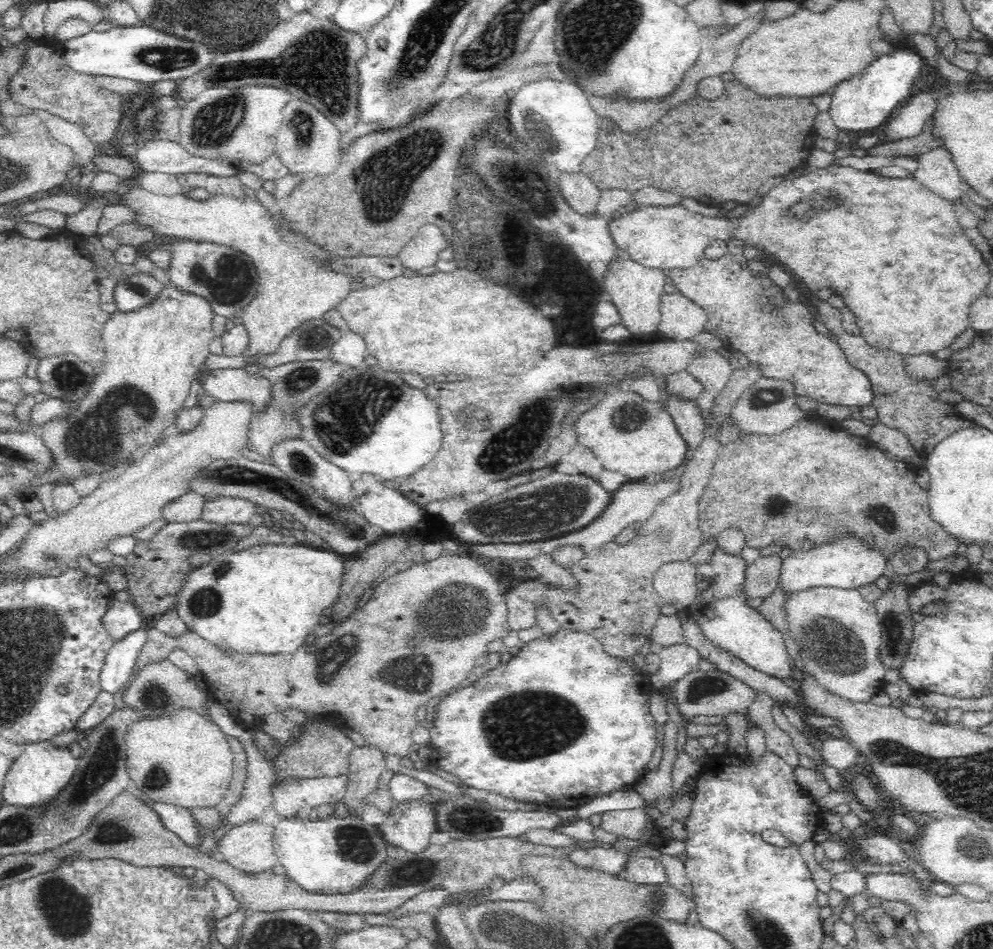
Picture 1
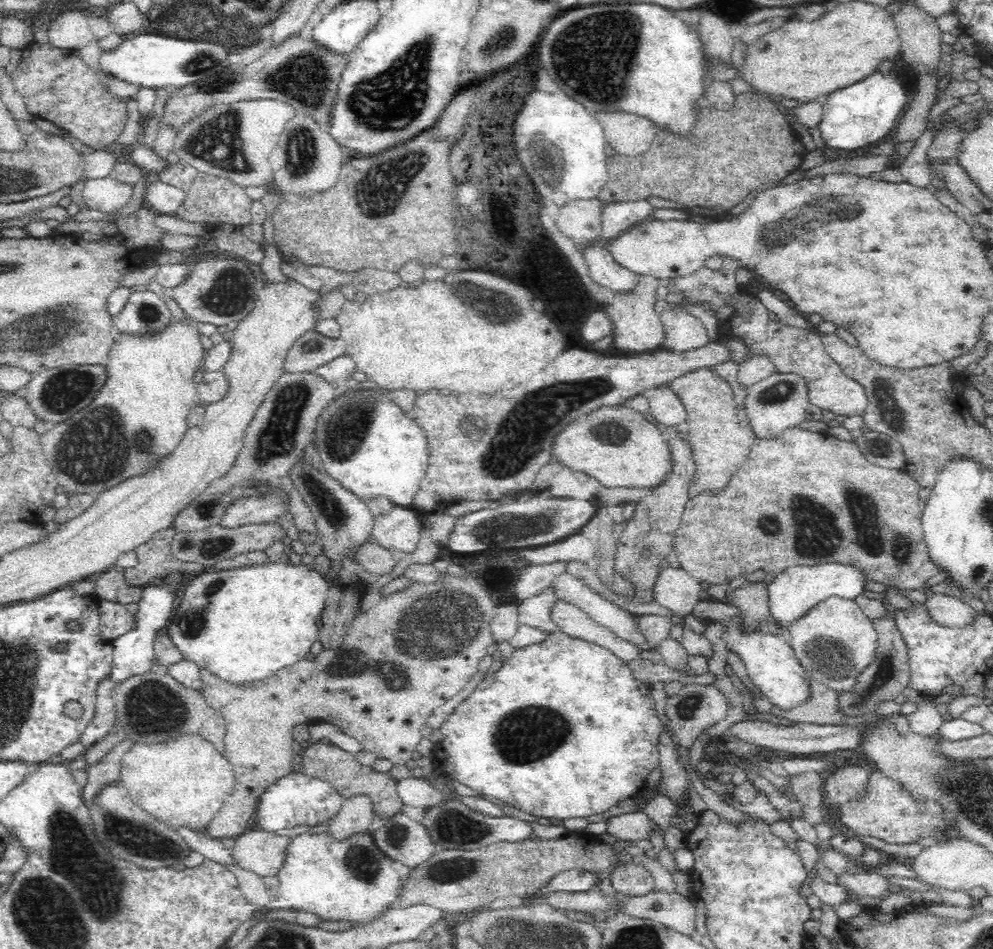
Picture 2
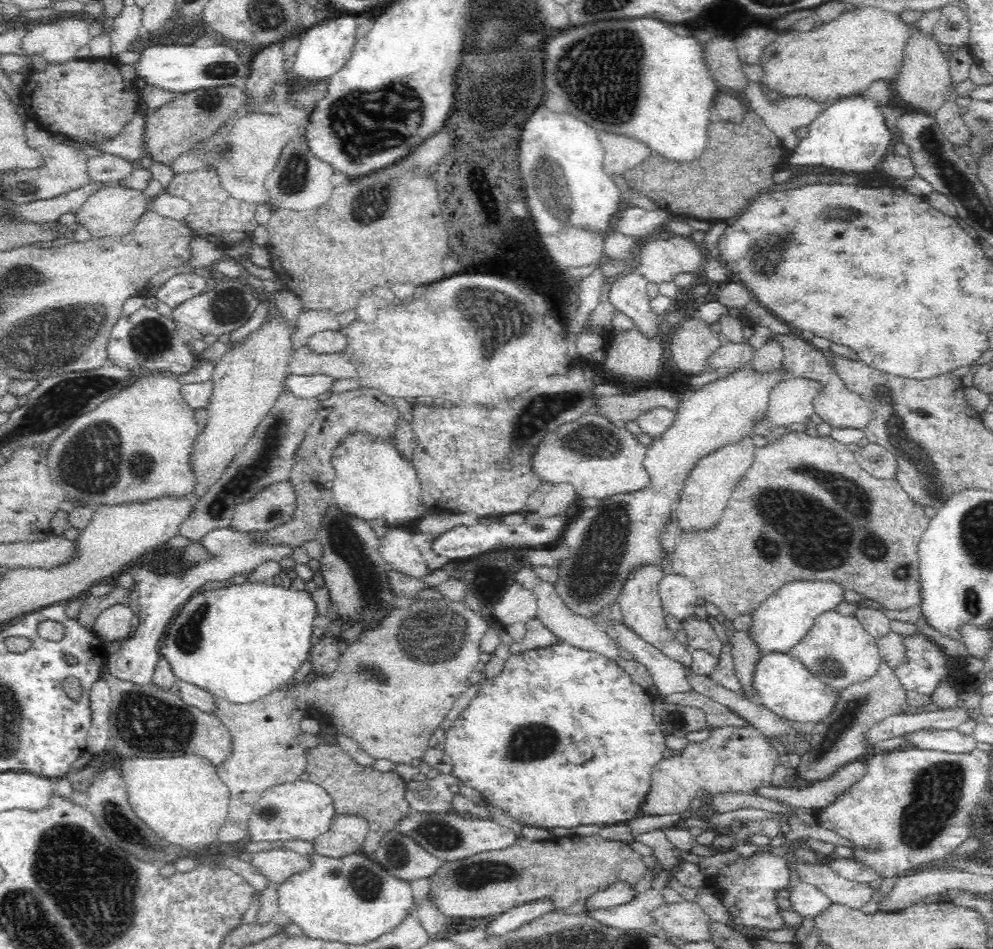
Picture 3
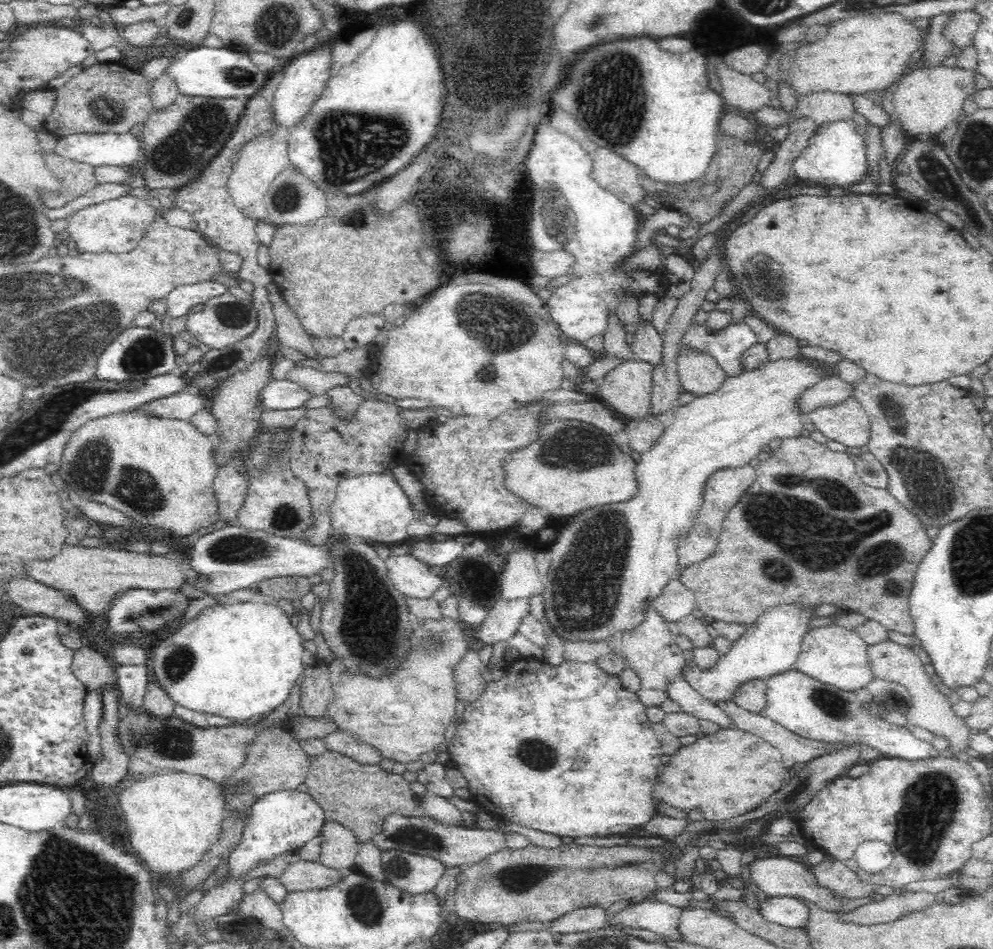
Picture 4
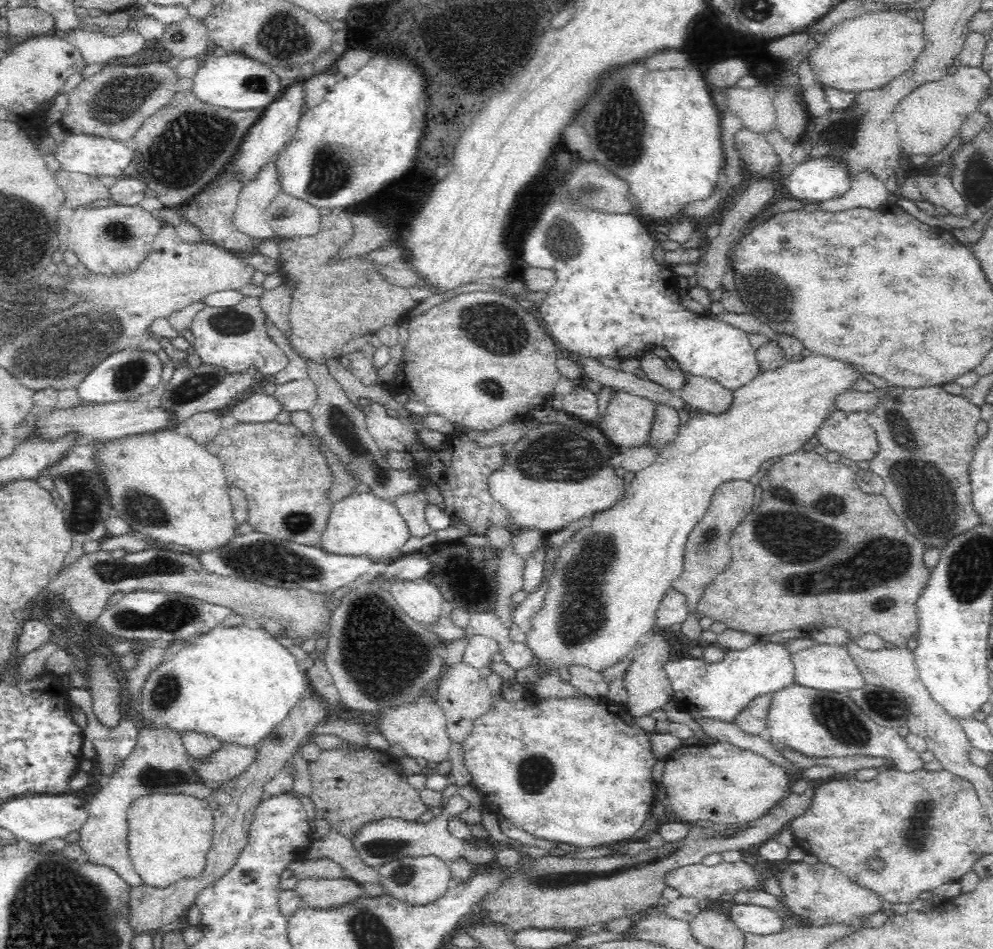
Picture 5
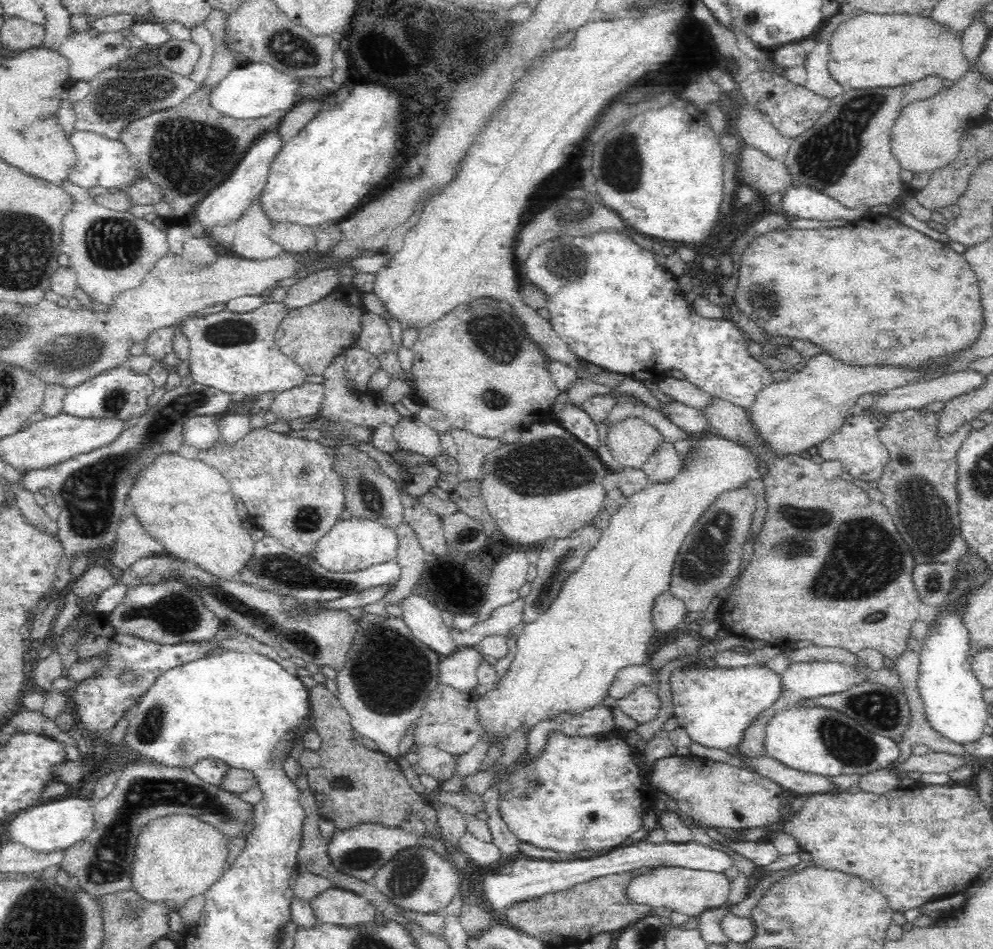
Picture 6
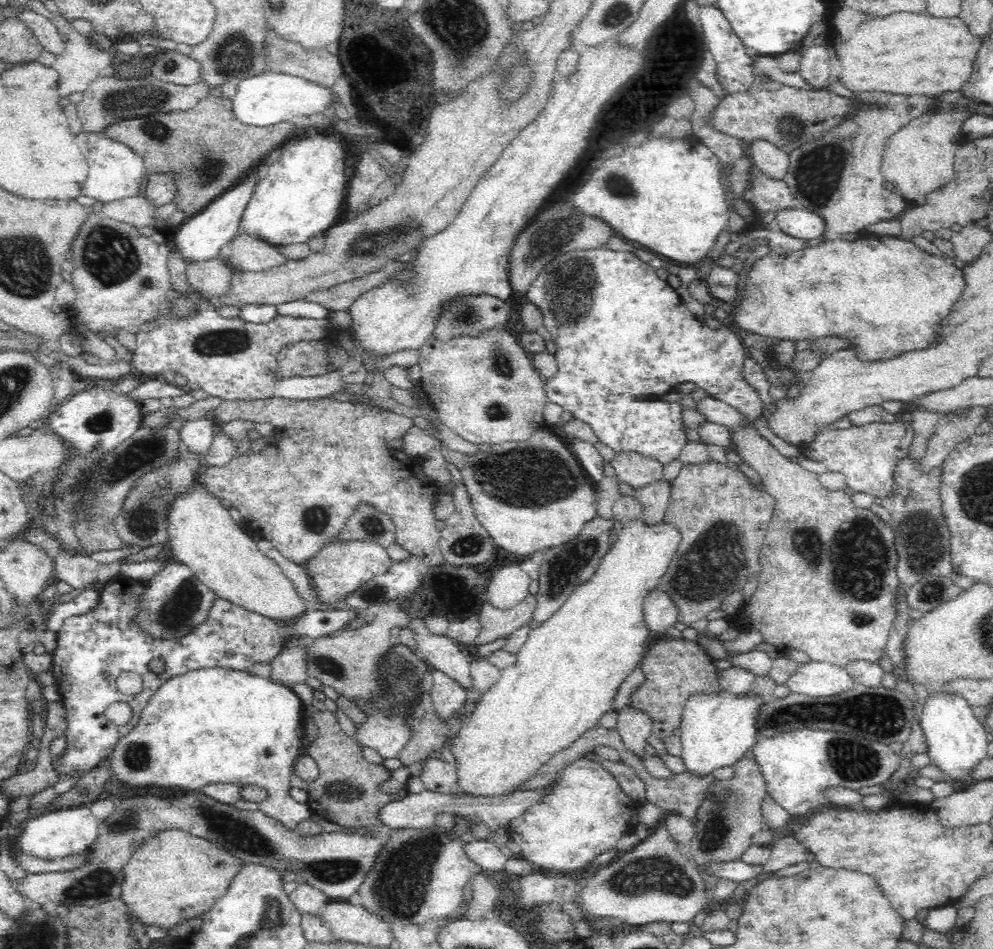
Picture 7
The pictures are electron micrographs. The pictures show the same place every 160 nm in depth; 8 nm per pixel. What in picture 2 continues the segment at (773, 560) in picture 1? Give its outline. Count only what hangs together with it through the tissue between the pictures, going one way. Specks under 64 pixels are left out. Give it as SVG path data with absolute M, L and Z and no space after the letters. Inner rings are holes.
M764 578L758 582L745 581L740 588L732 590L730 596L723 596L722 602L730 606L736 606L740 610L740 619L744 629L751 631L758 629L757 622L770 617L770 597L768 597L768 586L764 584Z

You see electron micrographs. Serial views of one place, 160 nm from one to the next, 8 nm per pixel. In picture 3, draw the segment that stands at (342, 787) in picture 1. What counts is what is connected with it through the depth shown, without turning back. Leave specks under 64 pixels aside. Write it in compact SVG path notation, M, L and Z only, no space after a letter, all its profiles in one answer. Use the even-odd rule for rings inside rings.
M295 780L294 782L272 785L262 793L262 799L254 806L250 814L247 840L252 842L283 842L298 839L312 842L317 836L330 830L336 814L334 802L328 791L310 780Z

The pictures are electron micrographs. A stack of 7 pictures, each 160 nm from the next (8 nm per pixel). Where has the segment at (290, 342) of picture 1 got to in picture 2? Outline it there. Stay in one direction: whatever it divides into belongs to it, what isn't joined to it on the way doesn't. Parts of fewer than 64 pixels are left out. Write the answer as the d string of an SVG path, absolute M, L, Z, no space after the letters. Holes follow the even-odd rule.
M308 330L287 350L283 367L290 372L314 371L346 351L341 337L329 338L318 330Z

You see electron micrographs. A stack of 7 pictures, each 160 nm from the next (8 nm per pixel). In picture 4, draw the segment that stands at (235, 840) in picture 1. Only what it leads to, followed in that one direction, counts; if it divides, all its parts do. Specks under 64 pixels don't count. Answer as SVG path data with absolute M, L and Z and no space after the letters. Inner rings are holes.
M320 861L290 862L284 868L284 872L278 876L278 880L286 887L286 890L302 890L308 887L327 887L330 883L339 880L339 876L347 873L346 869L334 869L324 866Z

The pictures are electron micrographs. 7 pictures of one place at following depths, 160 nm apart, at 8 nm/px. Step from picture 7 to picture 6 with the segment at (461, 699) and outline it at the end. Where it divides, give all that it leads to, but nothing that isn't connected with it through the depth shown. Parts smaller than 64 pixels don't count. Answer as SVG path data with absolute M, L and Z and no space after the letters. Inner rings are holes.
M467 646L446 655L439 665L440 683L470 692L479 688L478 670L485 656L480 650Z

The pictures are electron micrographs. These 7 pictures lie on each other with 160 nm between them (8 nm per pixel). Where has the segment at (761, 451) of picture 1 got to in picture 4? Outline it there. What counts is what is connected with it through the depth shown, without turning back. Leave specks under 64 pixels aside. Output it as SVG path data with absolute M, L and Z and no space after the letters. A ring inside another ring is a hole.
M807 434L797 437L784 437L776 450L772 451L766 460L754 460L756 478L748 486L738 502L727 510L724 528L720 533L718 544L709 557L688 563L685 567L678 567L675 572L676 578L680 579L694 591L696 597L695 606L702 610L704 619L711 619L725 622L726 624L747 624L751 625L758 615L766 608L782 601L802 601L808 605L819 606L821 604L836 604L842 612L850 611L862 614L866 619L874 619L888 630L893 630L905 635L914 633L915 624L910 613L910 592L915 579L915 570L922 555L931 545L926 533L924 523L910 511L906 509L888 488L872 487L858 477L854 461L845 452L838 452L828 448L828 445L820 443Z

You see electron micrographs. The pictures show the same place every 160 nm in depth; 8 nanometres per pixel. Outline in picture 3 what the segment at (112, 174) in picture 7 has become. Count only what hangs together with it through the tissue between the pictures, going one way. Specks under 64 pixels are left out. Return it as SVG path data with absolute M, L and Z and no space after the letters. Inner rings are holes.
M141 95L137 108L138 110L135 112L132 120L116 138L106 140L102 144L92 144L90 148L93 146L94 148L99 148L102 152L124 157L126 160L138 164L141 152L146 147L146 120L152 114L152 110L148 107L146 99Z

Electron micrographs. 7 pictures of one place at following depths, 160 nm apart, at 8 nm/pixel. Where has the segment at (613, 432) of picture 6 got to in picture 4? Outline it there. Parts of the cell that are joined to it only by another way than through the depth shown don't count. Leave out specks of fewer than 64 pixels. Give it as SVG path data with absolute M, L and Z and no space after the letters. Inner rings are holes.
M622 359L597 388L599 397L628 422L646 418L651 414L653 370L648 359Z

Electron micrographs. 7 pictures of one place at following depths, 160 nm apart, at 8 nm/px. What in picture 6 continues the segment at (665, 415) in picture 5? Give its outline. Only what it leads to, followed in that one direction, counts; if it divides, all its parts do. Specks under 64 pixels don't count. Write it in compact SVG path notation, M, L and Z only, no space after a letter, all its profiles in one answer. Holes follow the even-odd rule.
M672 439L664 440L651 452L643 462L643 469L651 482L668 482L680 468L682 456L674 446Z

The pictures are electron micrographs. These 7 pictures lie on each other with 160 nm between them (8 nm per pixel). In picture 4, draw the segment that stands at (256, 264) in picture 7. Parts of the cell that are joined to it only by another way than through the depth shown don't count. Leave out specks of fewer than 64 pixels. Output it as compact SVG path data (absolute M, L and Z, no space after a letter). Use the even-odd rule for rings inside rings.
M264 131L250 137L235 152L235 159L228 175L226 191L234 200L234 205L253 220L267 221L264 196L276 175L288 164L288 141L276 142L274 131Z

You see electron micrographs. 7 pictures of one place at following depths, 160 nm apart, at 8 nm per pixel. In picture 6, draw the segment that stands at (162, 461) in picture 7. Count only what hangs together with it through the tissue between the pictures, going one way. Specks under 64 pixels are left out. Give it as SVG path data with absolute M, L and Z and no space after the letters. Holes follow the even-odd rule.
M194 382L191 386L178 384L165 392L156 405L148 408L114 442L60 461L54 468L30 470L20 476L19 484L24 489L35 493L42 488L48 488L53 493L54 502L61 508L56 522L57 537L64 545L63 558L52 582L52 598L44 612L35 615L29 641L39 642L50 633L50 623L57 618L61 609L60 592L69 589L74 578L72 561L81 554L111 545L115 541L118 525L127 512L125 496L138 472L144 466L148 466L160 451L179 450L182 442L182 424L189 418L227 412L235 406L236 398L236 394L202 383Z

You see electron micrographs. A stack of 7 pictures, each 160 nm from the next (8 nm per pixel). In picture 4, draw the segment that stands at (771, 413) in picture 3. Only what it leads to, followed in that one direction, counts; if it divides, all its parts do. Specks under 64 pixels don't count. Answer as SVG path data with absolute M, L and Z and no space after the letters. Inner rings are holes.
M828 375L797 396L795 409L806 419L814 409L843 401L848 395L852 395L850 383L844 381L840 375Z

